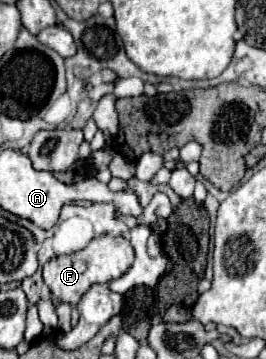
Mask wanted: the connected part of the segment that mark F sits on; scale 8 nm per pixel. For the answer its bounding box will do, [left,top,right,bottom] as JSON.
[42,236,134,304]

